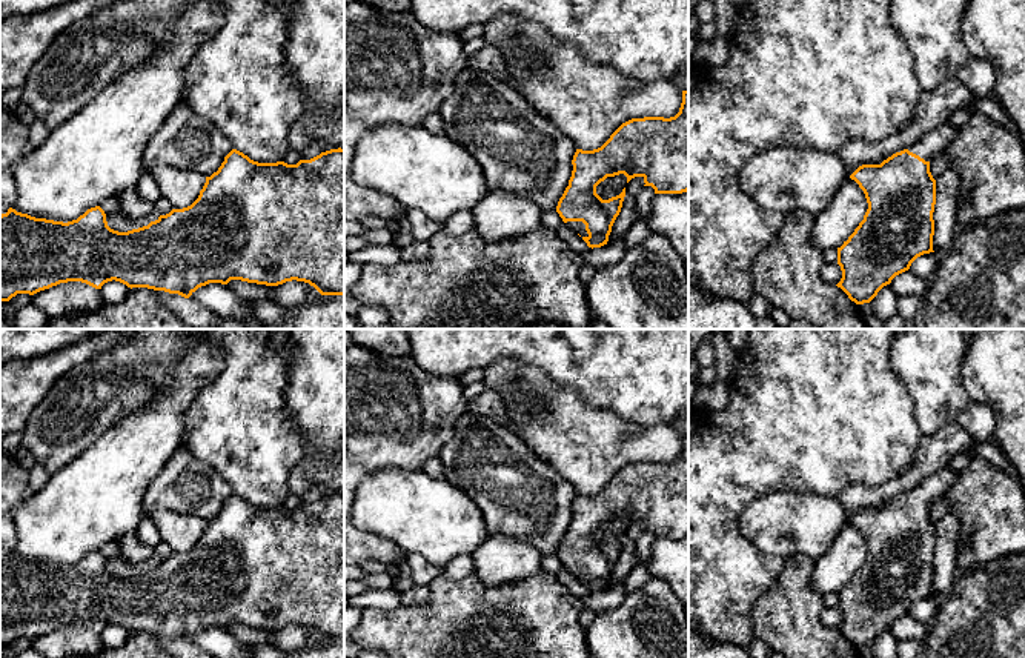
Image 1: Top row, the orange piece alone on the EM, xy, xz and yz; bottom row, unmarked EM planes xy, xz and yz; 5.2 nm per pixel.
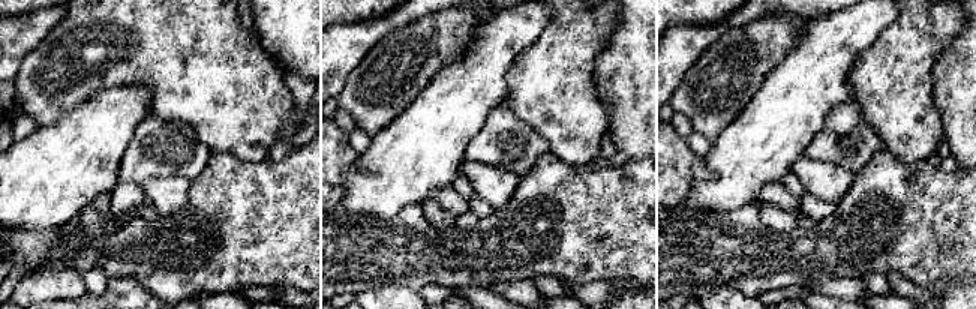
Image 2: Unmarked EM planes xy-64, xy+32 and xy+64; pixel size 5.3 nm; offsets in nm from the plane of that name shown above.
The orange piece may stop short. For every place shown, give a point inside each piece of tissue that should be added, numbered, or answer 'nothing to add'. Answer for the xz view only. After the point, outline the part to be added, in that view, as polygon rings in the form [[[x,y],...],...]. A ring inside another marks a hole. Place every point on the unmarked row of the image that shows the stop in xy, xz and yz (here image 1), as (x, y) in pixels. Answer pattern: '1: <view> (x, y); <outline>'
1: xz (577, 571); [[[567,566],[566,567],[575,578],[579,578],[581,581],[589,581],[585,575],[585,569],[582,566]]]

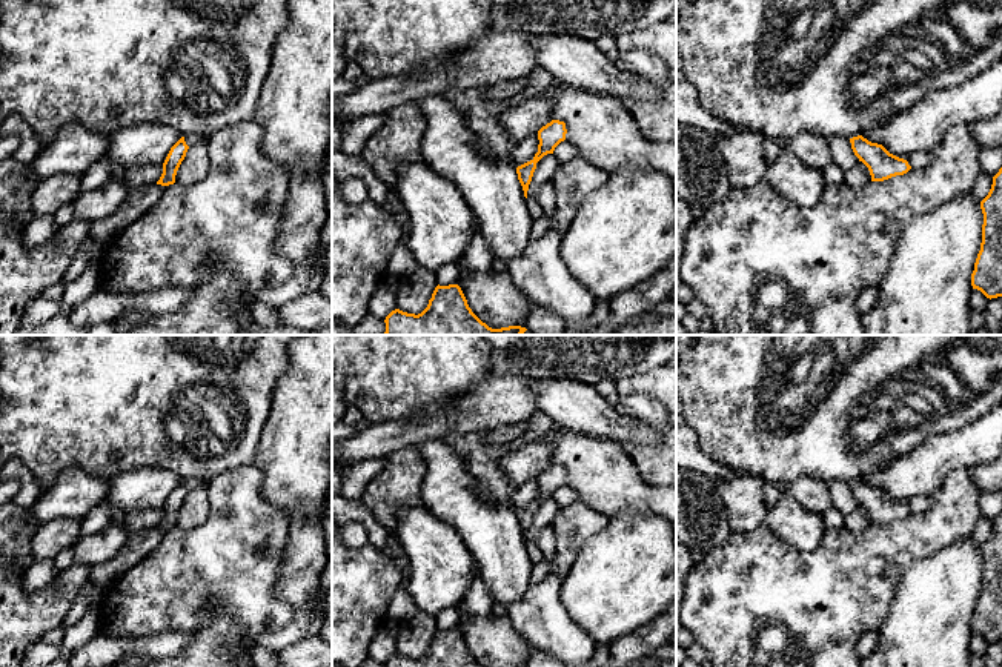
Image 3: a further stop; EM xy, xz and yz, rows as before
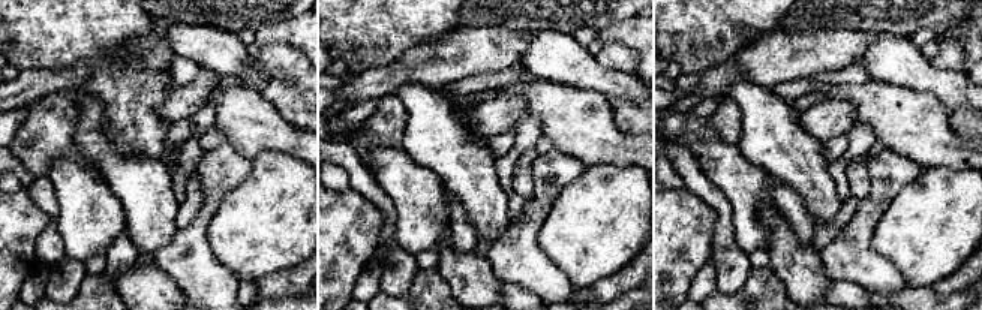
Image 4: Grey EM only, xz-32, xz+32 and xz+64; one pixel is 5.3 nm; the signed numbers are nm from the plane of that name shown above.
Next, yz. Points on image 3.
nothing to add

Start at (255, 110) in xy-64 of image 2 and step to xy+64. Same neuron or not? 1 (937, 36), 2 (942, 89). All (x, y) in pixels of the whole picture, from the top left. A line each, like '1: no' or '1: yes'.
1: yes
2: no

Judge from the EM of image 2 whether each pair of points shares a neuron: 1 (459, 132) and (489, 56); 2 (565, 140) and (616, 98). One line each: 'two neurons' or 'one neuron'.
1: one neuron
2: two neurons

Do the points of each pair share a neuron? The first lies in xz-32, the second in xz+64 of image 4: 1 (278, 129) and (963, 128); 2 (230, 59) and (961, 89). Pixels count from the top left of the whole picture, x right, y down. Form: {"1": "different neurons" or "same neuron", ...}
{"1": "different neurons", "2": "same neuron"}

